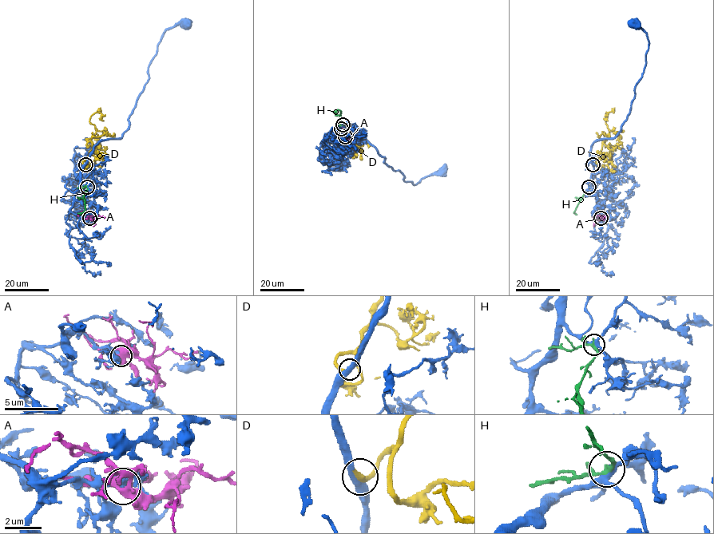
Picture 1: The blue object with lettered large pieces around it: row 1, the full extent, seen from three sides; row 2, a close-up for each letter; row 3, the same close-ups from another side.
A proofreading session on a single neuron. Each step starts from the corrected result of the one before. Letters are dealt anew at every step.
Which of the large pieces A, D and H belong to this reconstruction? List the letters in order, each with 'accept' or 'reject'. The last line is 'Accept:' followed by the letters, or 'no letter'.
A: reject
D: accept
H: reject
Accept: D

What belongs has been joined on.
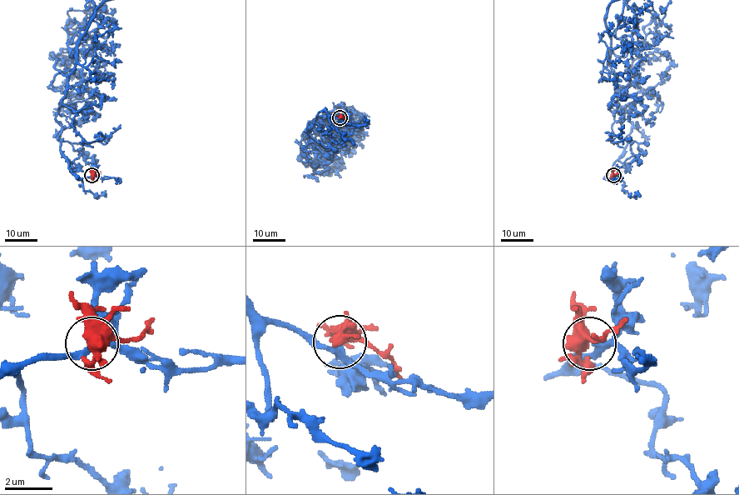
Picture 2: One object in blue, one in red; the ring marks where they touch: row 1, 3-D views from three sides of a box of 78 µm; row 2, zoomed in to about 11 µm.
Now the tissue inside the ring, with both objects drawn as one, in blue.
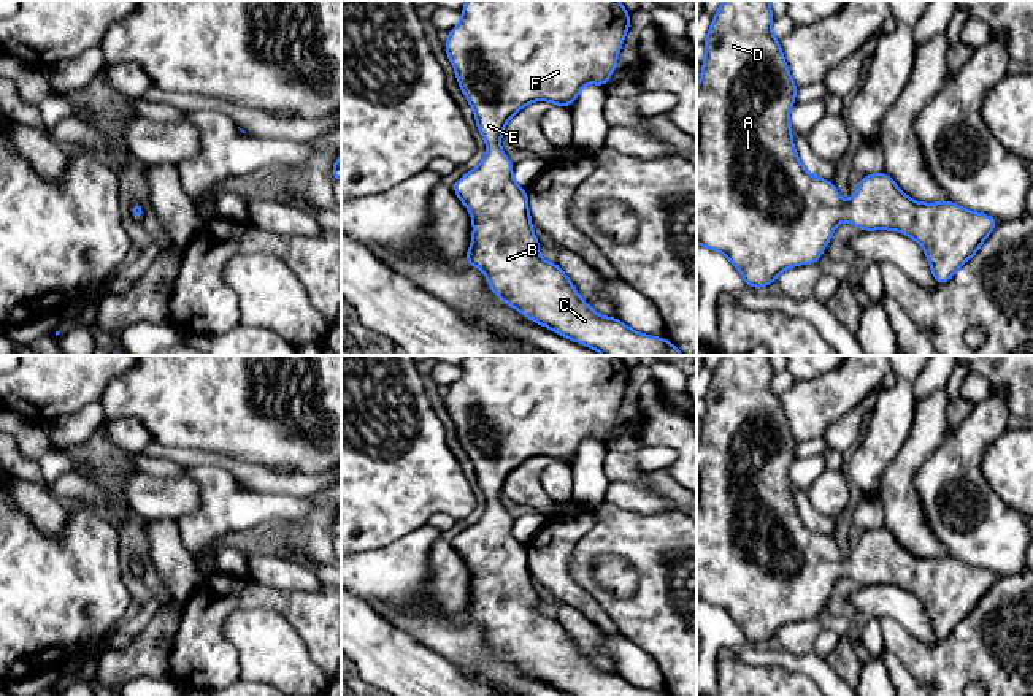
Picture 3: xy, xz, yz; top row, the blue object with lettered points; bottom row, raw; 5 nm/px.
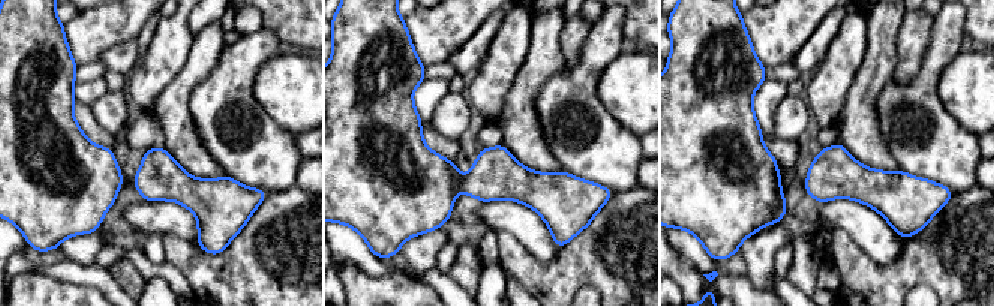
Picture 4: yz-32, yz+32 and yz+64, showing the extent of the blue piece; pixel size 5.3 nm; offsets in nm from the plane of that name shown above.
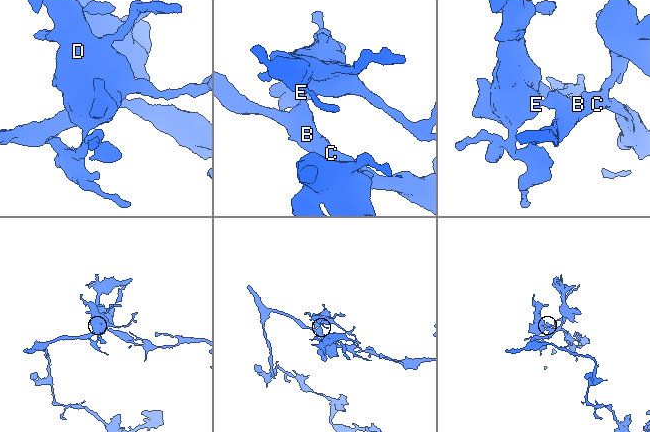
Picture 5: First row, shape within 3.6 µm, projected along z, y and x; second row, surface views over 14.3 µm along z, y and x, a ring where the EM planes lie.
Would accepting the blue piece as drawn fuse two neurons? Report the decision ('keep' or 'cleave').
keep

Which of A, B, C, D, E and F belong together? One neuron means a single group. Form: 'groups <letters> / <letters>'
groups A B C D E F

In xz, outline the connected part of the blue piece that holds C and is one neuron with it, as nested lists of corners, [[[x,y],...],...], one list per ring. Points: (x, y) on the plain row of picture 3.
[[[467,355],[462,376],[444,396],[460,446],[471,460],[476,480],[487,498],[482,517],[463,530],[452,545],[473,572],[473,596],[463,615],[486,628],[489,644],[524,672],[547,682],[571,696],[668,696],[633,686],[616,672],[601,672],[576,647],[559,618],[540,612],[540,596],[532,585],[527,545],[513,536],[513,517],[503,509],[500,495],[506,477],[525,460],[546,455],[571,461],[587,438],[606,444],[630,382],[630,368],[617,355]]]

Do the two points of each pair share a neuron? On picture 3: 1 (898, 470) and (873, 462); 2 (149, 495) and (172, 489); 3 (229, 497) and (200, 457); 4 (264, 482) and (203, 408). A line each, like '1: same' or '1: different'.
1: different
2: same
3: different
4: different

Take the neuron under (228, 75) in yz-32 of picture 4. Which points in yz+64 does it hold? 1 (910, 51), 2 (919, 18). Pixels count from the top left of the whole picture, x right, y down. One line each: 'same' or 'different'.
1: different
2: different

